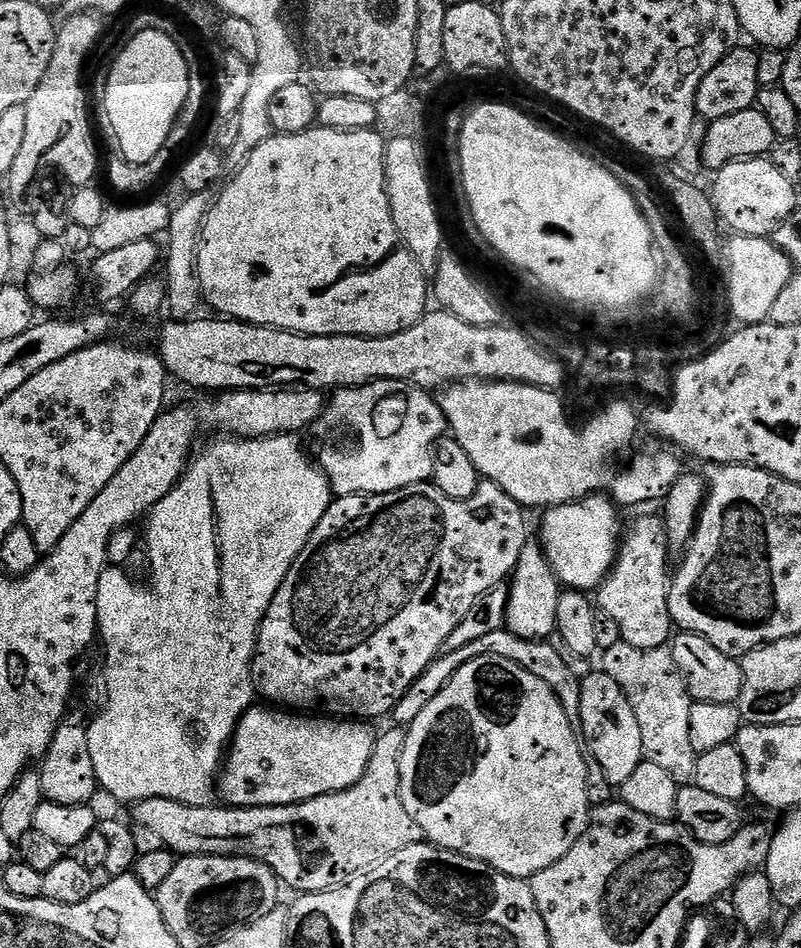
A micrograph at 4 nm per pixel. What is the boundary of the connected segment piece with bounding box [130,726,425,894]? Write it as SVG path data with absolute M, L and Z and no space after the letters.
M392 726L389 732L381 731L376 738L374 746L374 754L370 758L370 762L366 766L366 770L362 774L360 781L354 786L350 786L341 792L332 792L329 796L315 796L312 800L302 800L298 804L283 804L282 806L274 806L273 808L233 808L231 806L190 806L182 802L174 802L170 798L150 798L149 800L139 800L137 804L131 805L132 812L131 823L135 826L146 826L146 830L154 830L154 834L162 837L165 848L170 852L175 852L177 857L181 856L253 856L256 860L261 860L266 866L274 869L277 876L285 885L288 884L296 891L296 894L307 894L310 892L329 892L332 888L341 888L347 884L353 876L363 876L365 872L369 872L371 868L376 868L382 862L386 862L394 854L398 854L398 850L406 850L406 846L414 846L421 843L425 839L425 834L418 826L418 822L414 822L414 818L410 818L410 814L406 814L406 806L402 806L402 798L400 797L400 759L402 758L402 750L406 746L407 731L400 726Z

